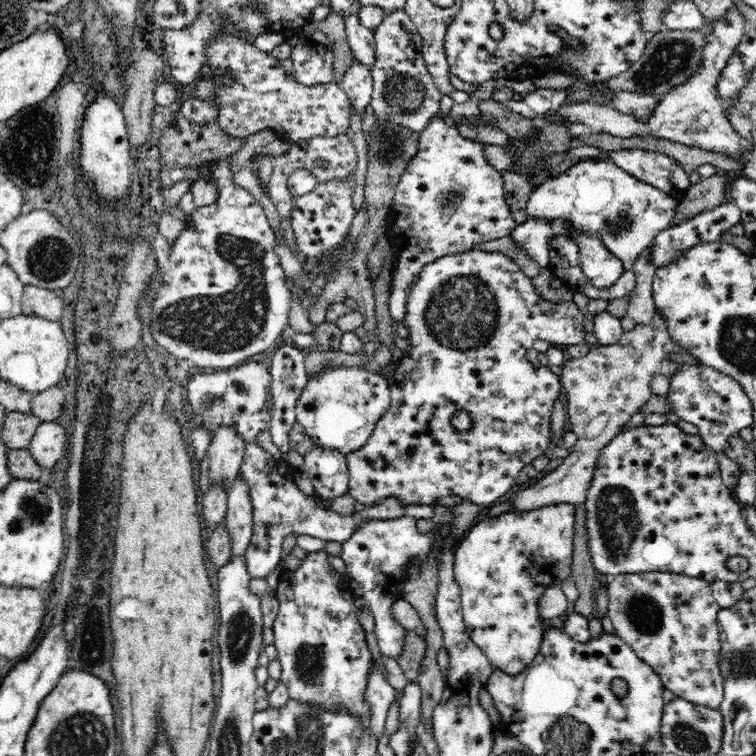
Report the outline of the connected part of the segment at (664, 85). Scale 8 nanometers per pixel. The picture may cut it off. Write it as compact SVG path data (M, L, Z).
M706 19L705 26L698 31L692 30L672 30L664 29L658 33L652 34L648 45L642 57L630 66L629 70L618 74L604 82L613 92L616 91L634 91L644 94L654 94L662 96L668 94L675 86L687 82L698 72L702 66L702 51L708 36L714 30L714 21Z

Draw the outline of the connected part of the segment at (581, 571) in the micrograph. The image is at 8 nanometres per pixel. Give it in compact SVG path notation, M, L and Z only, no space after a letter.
M584 503L575 505L575 523L573 539L573 561L571 577L578 589L578 600L574 602L570 612L591 618L594 610L594 582L596 569L592 565L588 534L586 528L586 506Z

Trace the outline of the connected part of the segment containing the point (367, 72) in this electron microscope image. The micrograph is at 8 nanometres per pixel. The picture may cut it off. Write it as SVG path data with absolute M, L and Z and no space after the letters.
M355 58L353 66L347 71L344 79L336 83L347 94L349 104L354 106L362 117L366 106L371 104L371 94L373 91L371 70L358 63Z

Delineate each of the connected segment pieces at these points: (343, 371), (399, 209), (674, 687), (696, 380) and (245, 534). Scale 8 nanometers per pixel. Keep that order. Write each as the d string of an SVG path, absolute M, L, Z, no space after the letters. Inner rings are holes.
M332 366L309 376L296 403L297 423L315 446L350 454L360 450L391 405L387 377L360 366Z
M439 115L432 116L424 129L420 134L418 152L407 162L395 188L387 218L386 237L395 253L394 279L391 282L388 308L395 324L404 320L407 294L410 286L418 280L418 274L424 265L449 254L476 249L477 244L508 236L517 225L506 202L502 175L484 156L485 144L462 137L455 126L451 126Z
M650 571L619 574L609 578L607 596L607 616L614 625L616 635L656 671L665 688L678 698L718 710L724 694L724 677L718 663L720 641L717 615L721 608L715 601L711 583L682 573Z
M684 364L674 376L669 377L669 391L666 397L672 405L672 412L680 419L697 426L700 438L717 455L722 483L730 492L735 492L742 472L737 461L724 450L732 443L738 430L752 428L754 424L754 407L750 404L742 385L711 366Z
M242 476L234 479L234 484L227 490L226 531L232 538L233 558L242 558L252 544L254 532L253 505L250 486Z

